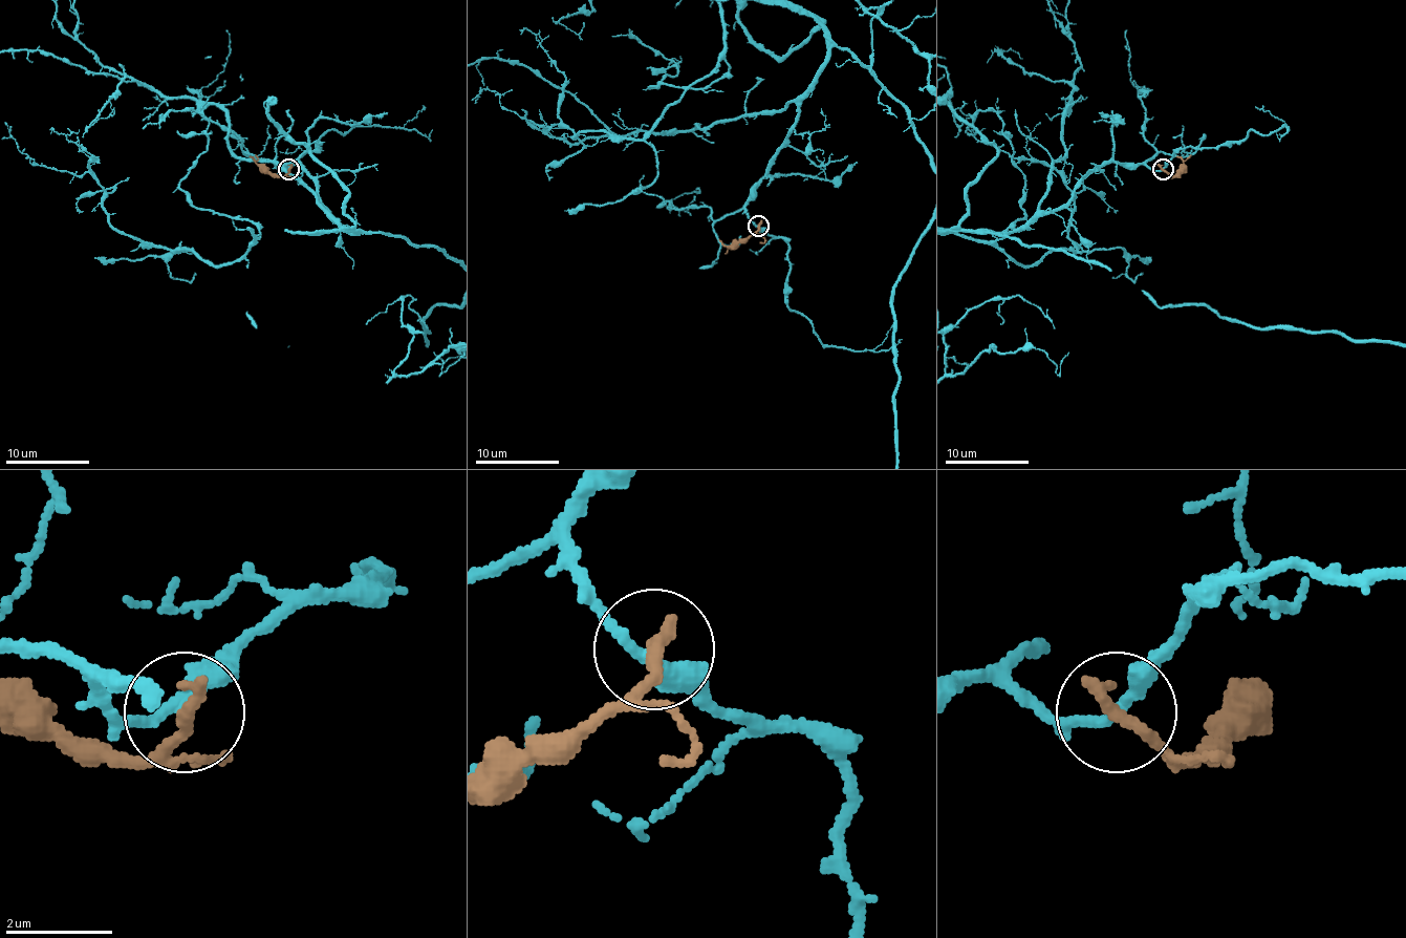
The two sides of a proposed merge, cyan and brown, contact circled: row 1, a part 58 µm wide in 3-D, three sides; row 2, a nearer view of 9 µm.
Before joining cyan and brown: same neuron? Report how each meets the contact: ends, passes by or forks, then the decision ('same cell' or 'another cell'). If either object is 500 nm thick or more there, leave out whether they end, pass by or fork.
cyan passes by; brown ends; another cell

